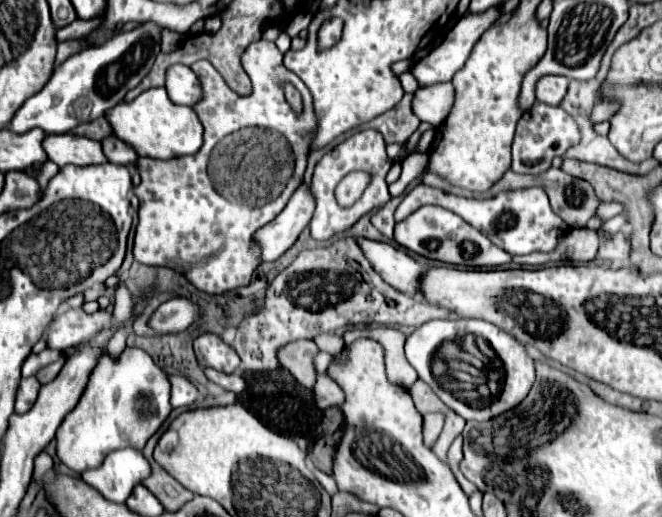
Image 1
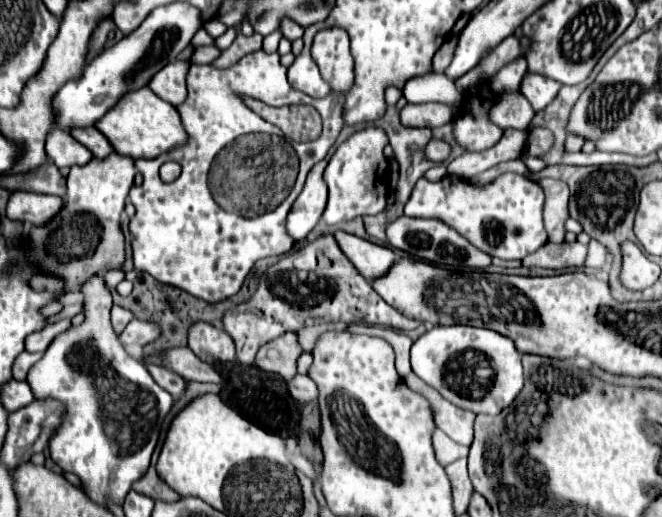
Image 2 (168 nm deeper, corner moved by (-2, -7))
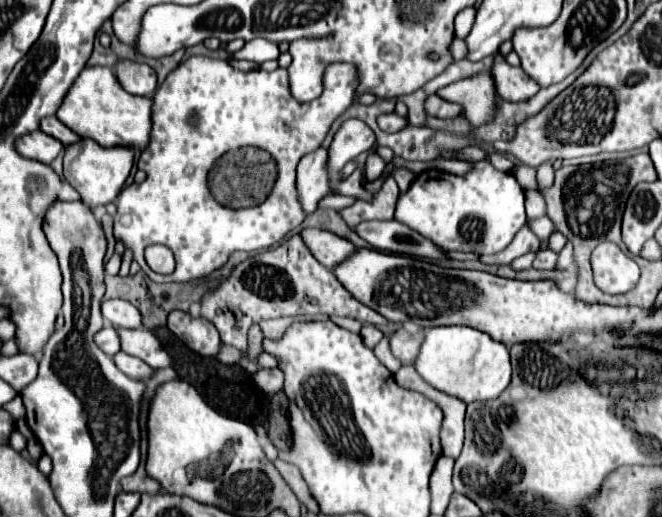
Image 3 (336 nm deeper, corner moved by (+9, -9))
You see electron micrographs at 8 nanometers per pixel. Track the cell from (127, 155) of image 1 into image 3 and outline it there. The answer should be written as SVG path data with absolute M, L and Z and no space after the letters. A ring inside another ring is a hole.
M49 116L49 118L41 120L39 130L45 132L45 134L49 134L49 136L53 136L53 138L57 138L65 146L69 146L69 144L73 144L73 142L79 140L79 136L73 130L69 130L65 124L61 124L55 116Z

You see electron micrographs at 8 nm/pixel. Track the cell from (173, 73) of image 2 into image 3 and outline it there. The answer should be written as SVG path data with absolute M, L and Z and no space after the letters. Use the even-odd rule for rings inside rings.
M119 60L115 64L115 76L129 94L147 96L153 94L157 88L157 74L151 66L133 62L133 60Z

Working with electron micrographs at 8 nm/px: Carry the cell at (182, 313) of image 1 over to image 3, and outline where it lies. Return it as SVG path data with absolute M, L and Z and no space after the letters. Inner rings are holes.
M103 326L101 332L97 332L95 336L95 344L109 356L117 354L119 352L119 336L115 332L113 326Z

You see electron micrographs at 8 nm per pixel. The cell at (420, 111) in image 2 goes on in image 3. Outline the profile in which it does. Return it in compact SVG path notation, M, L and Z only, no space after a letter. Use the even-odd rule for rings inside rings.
M391 112L391 114L379 116L377 118L377 124L379 124L379 128L383 132L399 132L399 130L403 130L407 126L407 120L401 118L401 116L397 116L395 112Z

